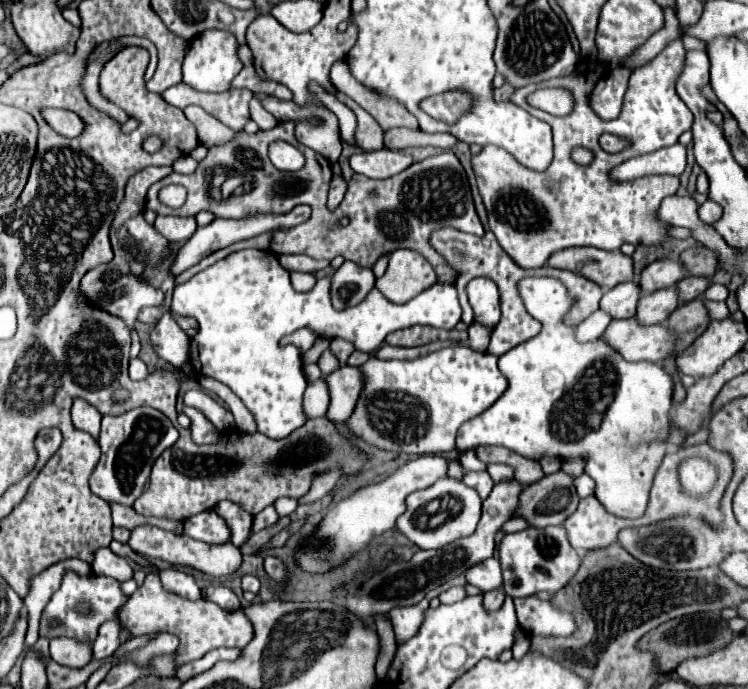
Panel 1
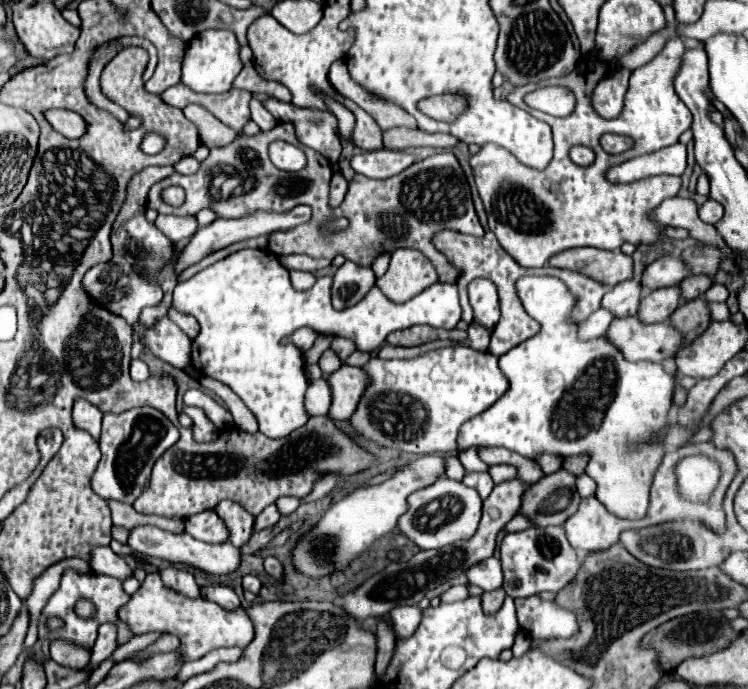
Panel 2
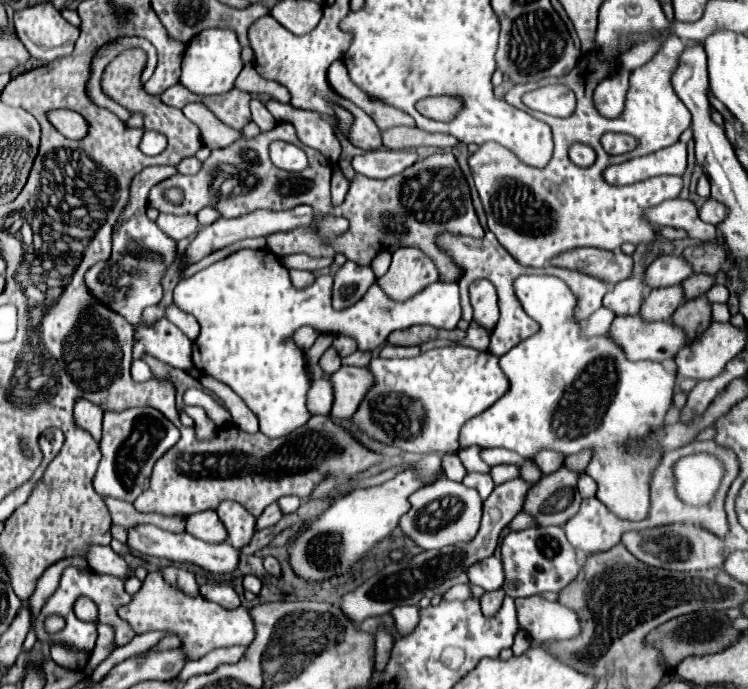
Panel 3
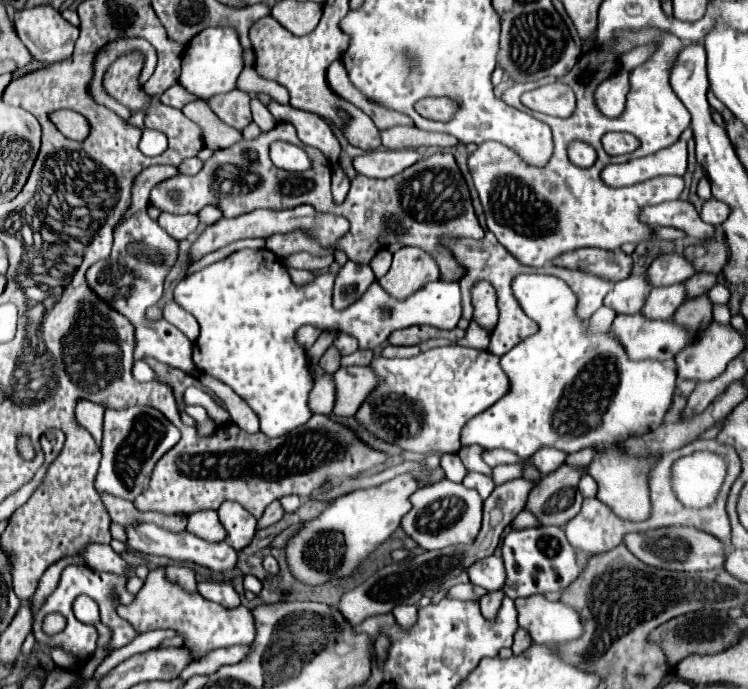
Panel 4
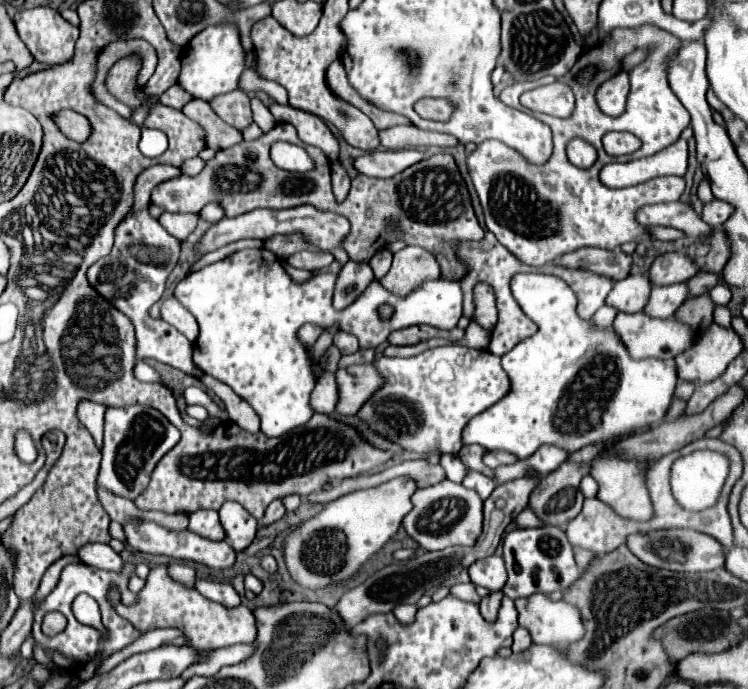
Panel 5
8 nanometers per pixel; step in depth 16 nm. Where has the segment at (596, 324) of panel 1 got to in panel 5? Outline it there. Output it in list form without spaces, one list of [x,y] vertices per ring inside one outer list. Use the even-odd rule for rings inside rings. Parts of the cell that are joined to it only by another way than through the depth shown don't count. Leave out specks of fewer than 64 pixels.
[[[604,306],[604,308],[600,308],[600,310],[592,316],[592,324],[594,324],[596,328],[608,328],[608,326],[612,326],[616,314],[618,314],[618,310],[616,310],[614,306]]]

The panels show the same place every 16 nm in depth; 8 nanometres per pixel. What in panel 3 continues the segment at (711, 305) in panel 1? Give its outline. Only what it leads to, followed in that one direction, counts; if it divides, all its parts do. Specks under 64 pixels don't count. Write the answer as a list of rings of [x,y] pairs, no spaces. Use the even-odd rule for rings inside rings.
[[[712,304],[712,320],[714,322],[730,322],[730,312],[728,312],[728,306],[726,304]]]

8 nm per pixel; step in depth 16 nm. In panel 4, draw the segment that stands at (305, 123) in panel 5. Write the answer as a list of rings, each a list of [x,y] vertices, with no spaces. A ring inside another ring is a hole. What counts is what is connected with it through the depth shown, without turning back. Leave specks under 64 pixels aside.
[[[270,102],[268,110],[272,112],[272,116],[278,122],[290,122],[290,124],[294,124],[294,128],[298,130],[298,138],[304,144],[322,150],[324,156],[330,162],[336,162],[338,160],[340,144],[338,144],[336,136],[332,134],[330,124],[322,116],[312,114],[312,112],[306,112],[306,110],[292,108],[290,104],[284,106],[284,104],[278,104],[278,102]]]

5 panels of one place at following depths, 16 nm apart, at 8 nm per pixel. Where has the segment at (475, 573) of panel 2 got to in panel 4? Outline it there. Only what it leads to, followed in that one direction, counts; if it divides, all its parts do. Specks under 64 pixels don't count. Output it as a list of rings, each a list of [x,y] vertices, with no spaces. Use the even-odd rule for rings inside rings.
[[[488,556],[484,560],[478,560],[468,568],[470,582],[476,586],[482,586],[486,590],[502,590],[506,582],[504,574],[504,560],[500,556]]]

